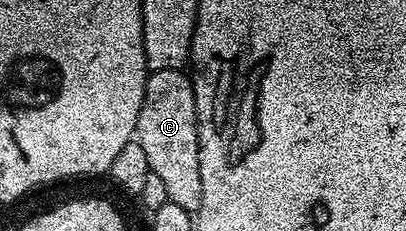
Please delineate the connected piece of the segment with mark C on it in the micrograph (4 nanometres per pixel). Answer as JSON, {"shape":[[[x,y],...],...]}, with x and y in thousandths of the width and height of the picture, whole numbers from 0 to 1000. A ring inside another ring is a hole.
{"shape":[[[406,299],[365,320],[357,420],[347,437],[347,489],[337,506],[333,545],[333,602],[347,628],[347,645],[357,645],[367,732],[387,749],[387,766],[397,766],[406,823],[416,831],[411,870],[426,887],[446,887],[446,905],[473,922],[490,913],[495,905],[495,680],[485,593],[485,472],[468,320],[441,299]]]}

